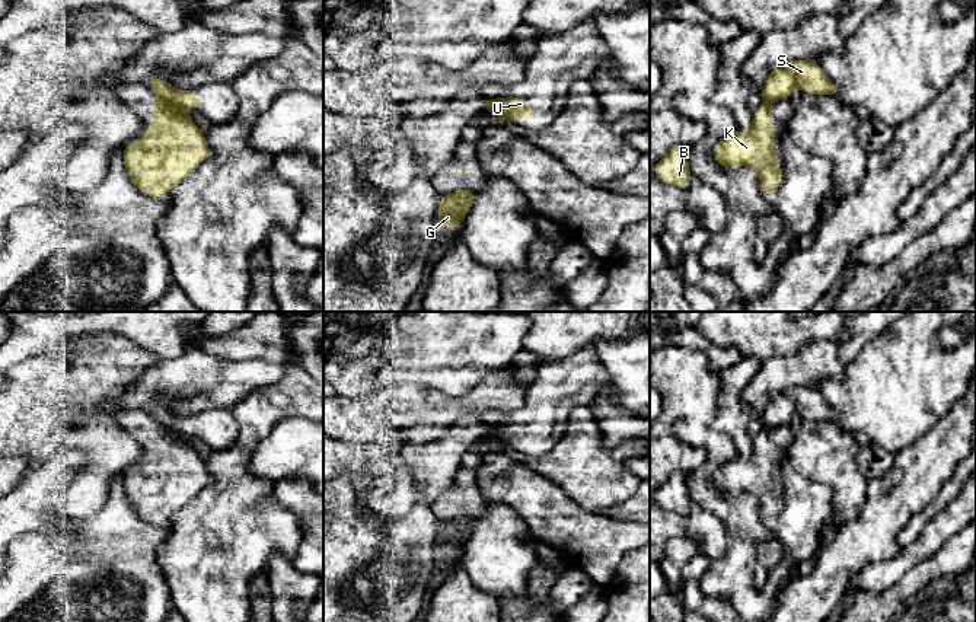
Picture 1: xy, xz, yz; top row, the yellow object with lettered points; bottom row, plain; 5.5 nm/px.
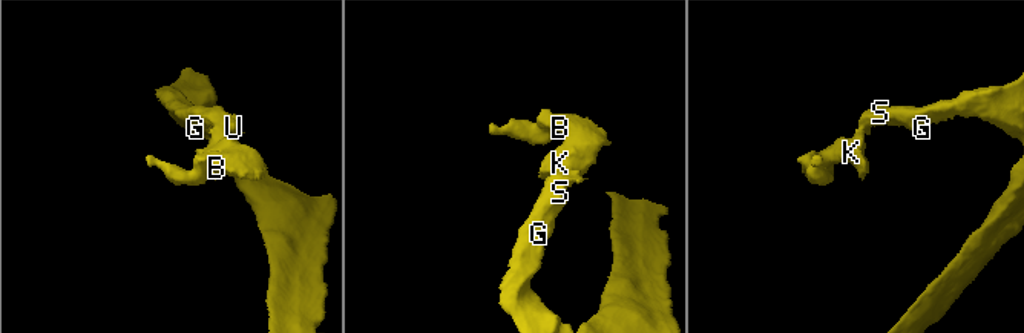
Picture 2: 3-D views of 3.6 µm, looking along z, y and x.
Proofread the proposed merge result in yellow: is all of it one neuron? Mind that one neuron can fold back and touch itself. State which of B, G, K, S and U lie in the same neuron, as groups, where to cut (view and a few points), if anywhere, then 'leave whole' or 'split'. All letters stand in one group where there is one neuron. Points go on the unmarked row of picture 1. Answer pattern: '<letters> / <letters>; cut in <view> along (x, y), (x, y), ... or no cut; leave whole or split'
B K / G S U; cut in xy along (159, 424), (179, 436); split

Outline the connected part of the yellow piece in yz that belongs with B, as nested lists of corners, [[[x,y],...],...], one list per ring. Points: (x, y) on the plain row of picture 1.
[[[673,472],[654,492],[653,501],[669,511],[688,517],[692,504],[688,489],[688,473]]]

